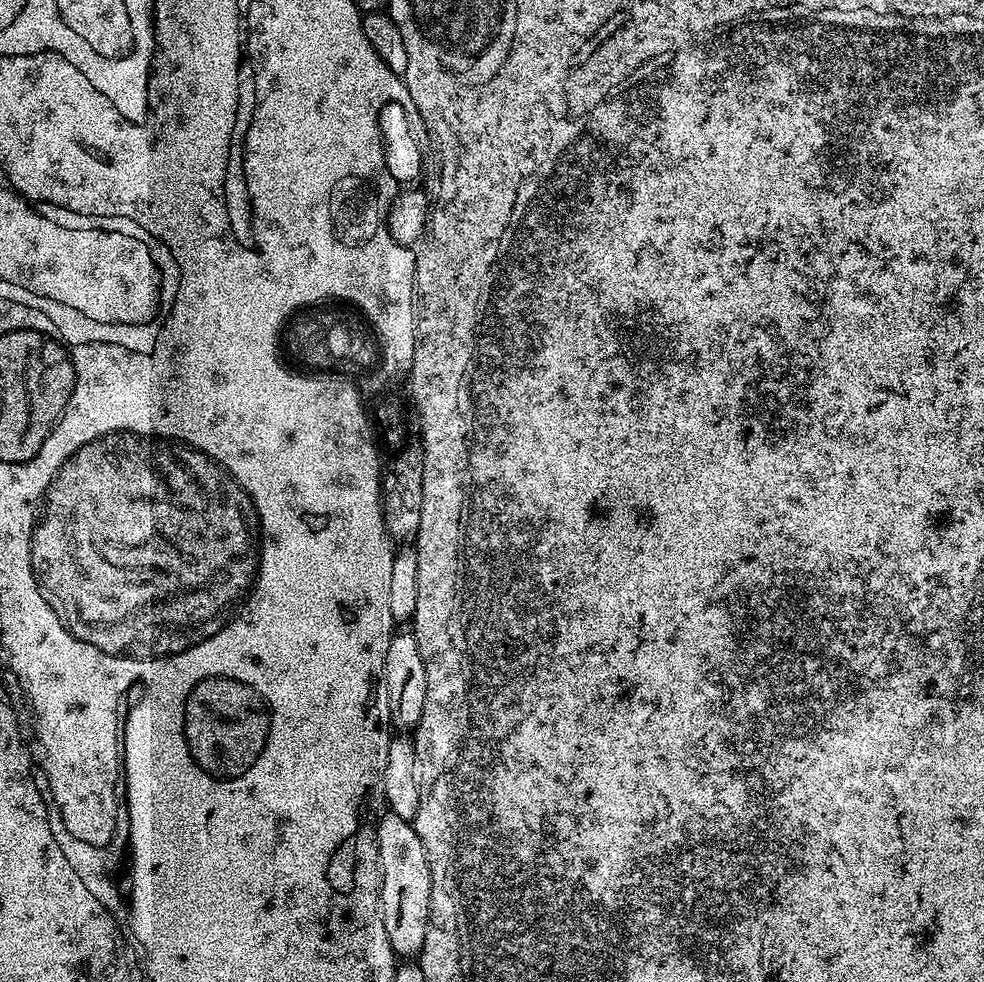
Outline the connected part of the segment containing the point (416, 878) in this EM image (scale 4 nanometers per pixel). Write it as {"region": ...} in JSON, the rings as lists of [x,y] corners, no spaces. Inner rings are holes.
{"region":[[[391,814],[381,815],[376,826],[380,847],[380,869],[384,877],[380,887],[380,913],[390,938],[393,953],[400,958],[419,957],[428,921],[432,918],[432,879],[422,838],[409,821]]]}

